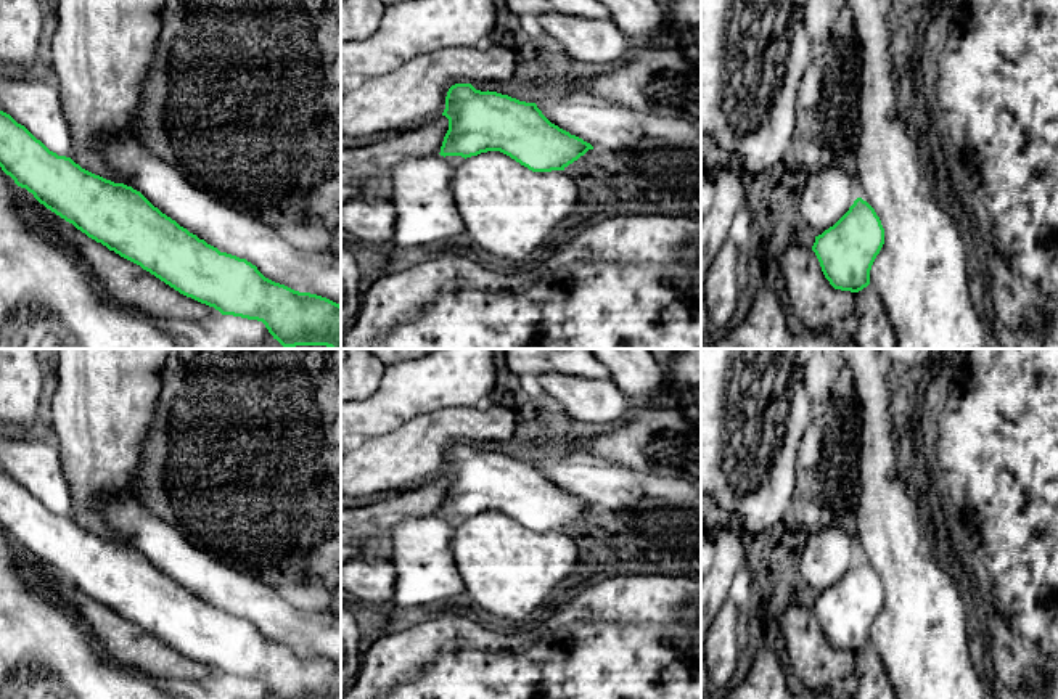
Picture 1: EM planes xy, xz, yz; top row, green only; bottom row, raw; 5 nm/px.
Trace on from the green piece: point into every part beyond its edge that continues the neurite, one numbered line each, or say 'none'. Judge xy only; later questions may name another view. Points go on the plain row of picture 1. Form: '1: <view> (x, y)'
1: xy (319, 632)

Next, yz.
1: yz (828, 553)

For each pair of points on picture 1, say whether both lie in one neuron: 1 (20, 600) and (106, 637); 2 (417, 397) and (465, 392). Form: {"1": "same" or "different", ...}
{"1": "different", "2": "same"}

